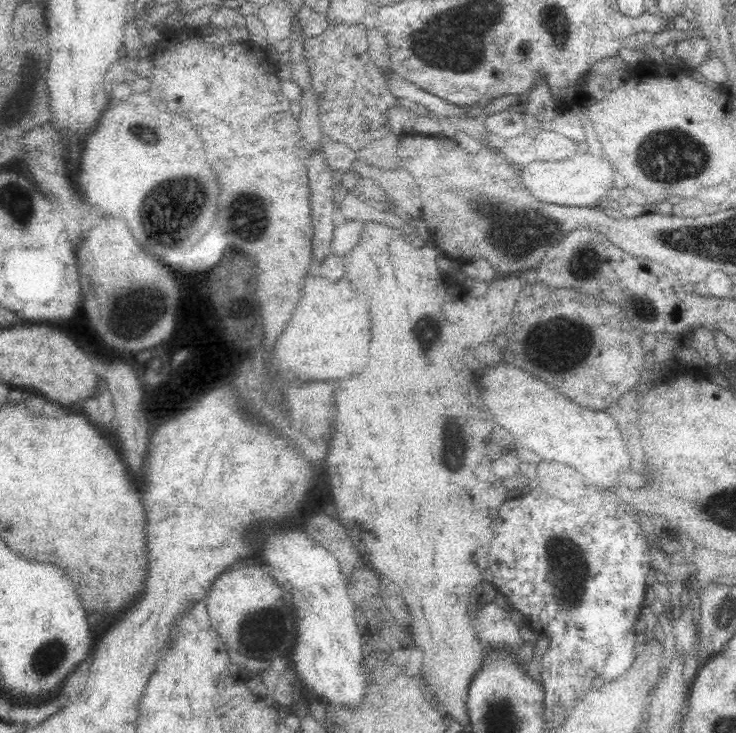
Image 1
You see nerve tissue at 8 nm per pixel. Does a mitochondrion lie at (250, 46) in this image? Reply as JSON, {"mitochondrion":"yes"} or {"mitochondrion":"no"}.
{"mitochondrion":"no"}

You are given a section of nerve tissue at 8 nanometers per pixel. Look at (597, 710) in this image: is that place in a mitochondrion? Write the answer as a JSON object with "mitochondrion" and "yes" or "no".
{"mitochondrion":"no"}

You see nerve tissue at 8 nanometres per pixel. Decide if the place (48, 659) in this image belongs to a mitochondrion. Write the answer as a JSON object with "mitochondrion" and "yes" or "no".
{"mitochondrion":"yes"}

